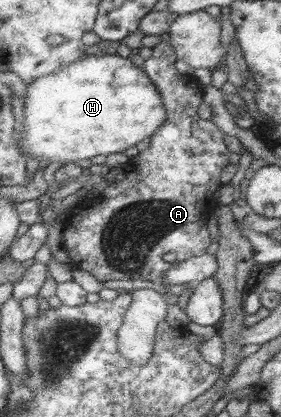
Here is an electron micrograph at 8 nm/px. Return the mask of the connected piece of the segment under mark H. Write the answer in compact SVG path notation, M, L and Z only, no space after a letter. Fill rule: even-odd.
M98 53L85 55L59 71L27 85L25 124L17 130L21 152L43 163L83 163L93 156L109 156L151 138L167 119L155 84L129 57Z

